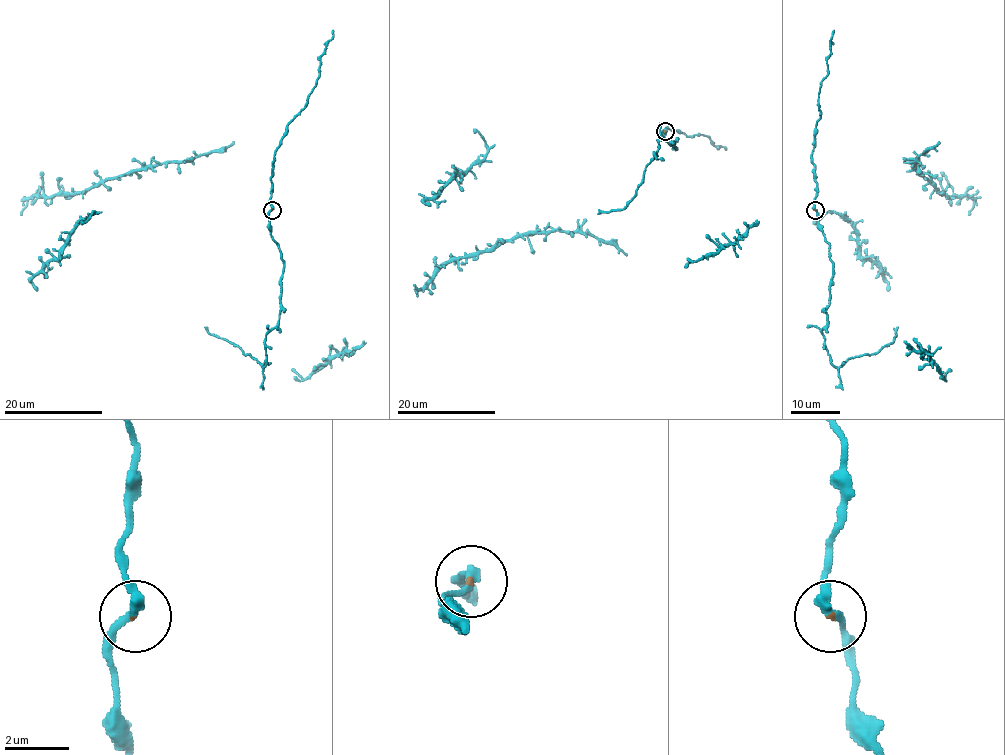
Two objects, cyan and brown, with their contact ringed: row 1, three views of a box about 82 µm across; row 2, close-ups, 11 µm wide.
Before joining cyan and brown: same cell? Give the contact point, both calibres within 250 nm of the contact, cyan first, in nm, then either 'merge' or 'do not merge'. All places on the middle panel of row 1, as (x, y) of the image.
place (665, 131); calibres 240 and 60 nm; merge

